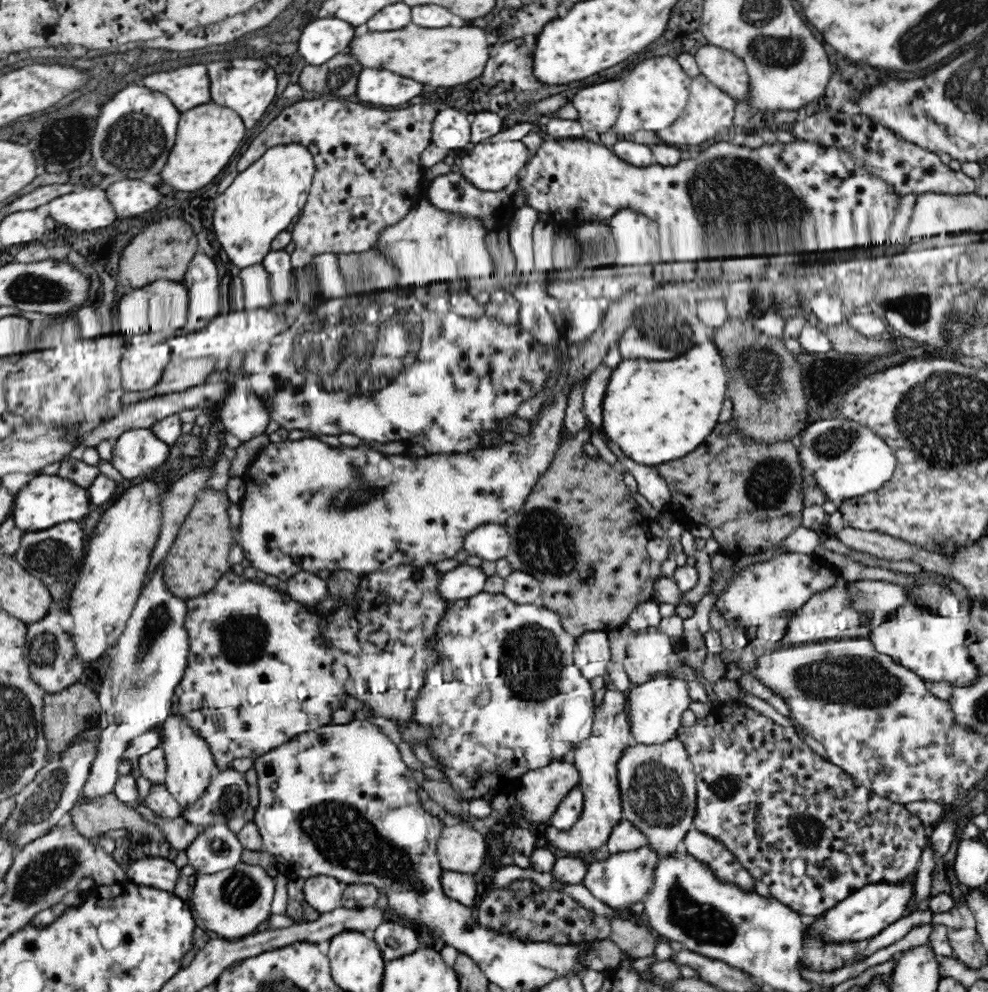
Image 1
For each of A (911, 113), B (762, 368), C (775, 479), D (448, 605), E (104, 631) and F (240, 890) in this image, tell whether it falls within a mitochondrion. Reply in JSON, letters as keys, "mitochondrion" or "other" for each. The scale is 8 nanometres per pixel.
{"A":"other","B":"mitochondrion","C":"mitochondrion","D":"other","E":"other","F":"mitochondrion"}

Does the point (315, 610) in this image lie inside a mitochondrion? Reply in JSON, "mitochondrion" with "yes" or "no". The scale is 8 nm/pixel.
{"mitochondrion":"no"}

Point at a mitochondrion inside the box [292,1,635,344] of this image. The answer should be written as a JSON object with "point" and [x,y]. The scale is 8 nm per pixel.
{"point":[337,80]}

